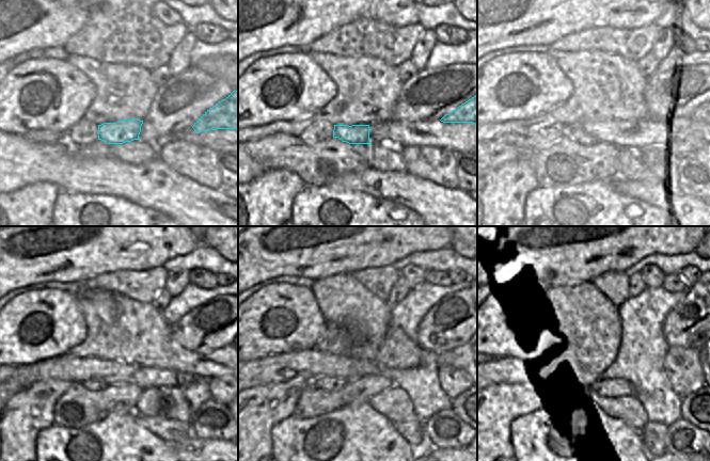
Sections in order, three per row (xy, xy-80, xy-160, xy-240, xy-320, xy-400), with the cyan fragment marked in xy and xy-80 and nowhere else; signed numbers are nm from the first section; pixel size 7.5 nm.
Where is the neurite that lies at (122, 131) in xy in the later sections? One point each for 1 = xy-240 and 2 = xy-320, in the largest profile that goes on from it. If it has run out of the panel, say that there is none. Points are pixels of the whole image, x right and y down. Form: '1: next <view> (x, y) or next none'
1: next xy-240 (91, 384)
2: next xy-320 (327, 383)

